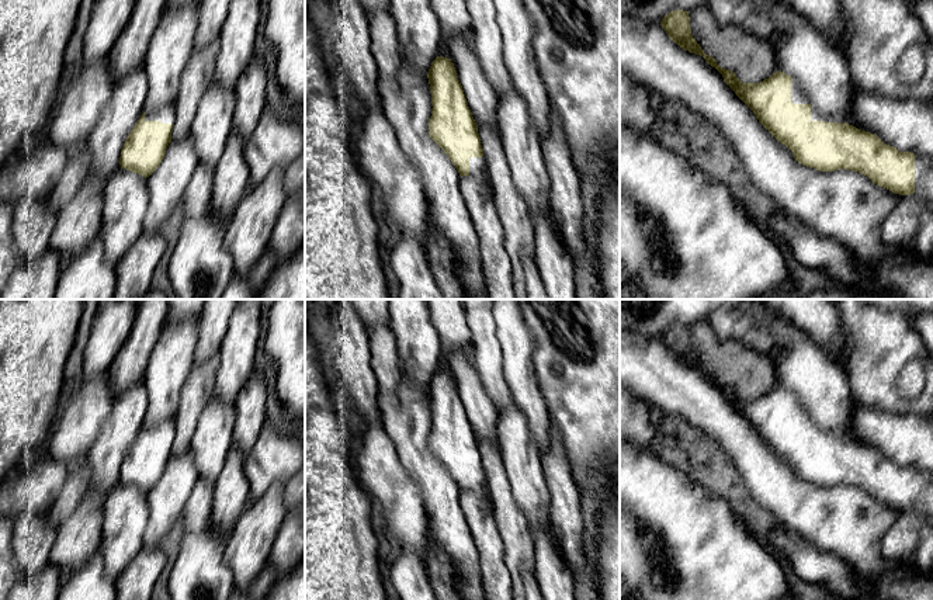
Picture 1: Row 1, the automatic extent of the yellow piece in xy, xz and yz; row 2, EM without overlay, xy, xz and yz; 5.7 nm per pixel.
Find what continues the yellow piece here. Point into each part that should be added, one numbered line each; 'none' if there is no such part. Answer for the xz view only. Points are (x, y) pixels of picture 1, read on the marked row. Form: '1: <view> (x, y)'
1: xz (477, 165)

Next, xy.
1: xy (165, 114)

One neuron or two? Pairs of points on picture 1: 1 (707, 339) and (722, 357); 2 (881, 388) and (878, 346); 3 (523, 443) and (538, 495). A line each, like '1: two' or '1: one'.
1: one
2: one
3: one

